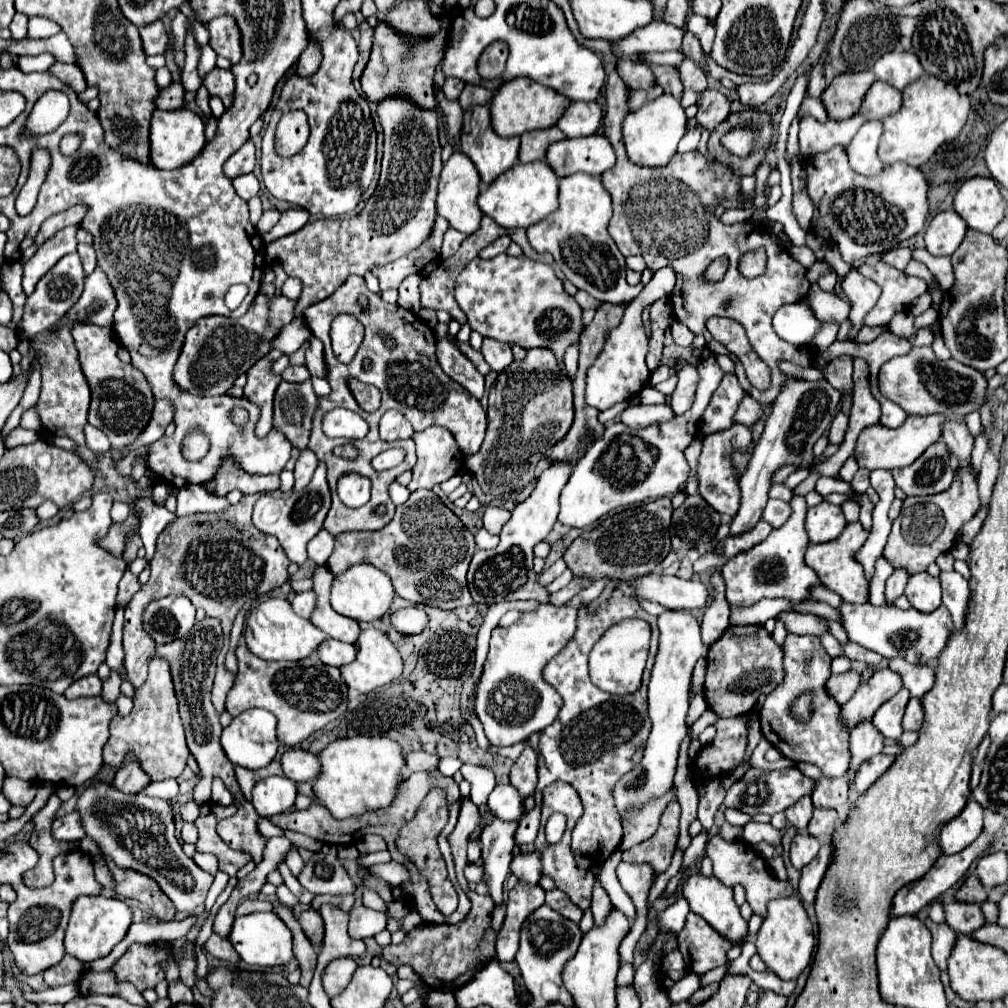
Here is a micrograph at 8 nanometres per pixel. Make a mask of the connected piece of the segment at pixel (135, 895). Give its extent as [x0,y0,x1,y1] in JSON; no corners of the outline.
[101,855,175,921]

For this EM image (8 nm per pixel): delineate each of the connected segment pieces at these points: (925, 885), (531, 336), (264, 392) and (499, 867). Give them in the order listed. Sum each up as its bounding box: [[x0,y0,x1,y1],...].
[[891,833,991,917],[455,253,585,365],[243,349,283,437],[481,819,517,905]]

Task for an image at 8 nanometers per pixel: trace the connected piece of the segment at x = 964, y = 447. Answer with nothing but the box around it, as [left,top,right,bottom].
[941,419,973,467]

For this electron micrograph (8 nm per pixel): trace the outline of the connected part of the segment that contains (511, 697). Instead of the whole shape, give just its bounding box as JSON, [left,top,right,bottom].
[475,603,579,747]

